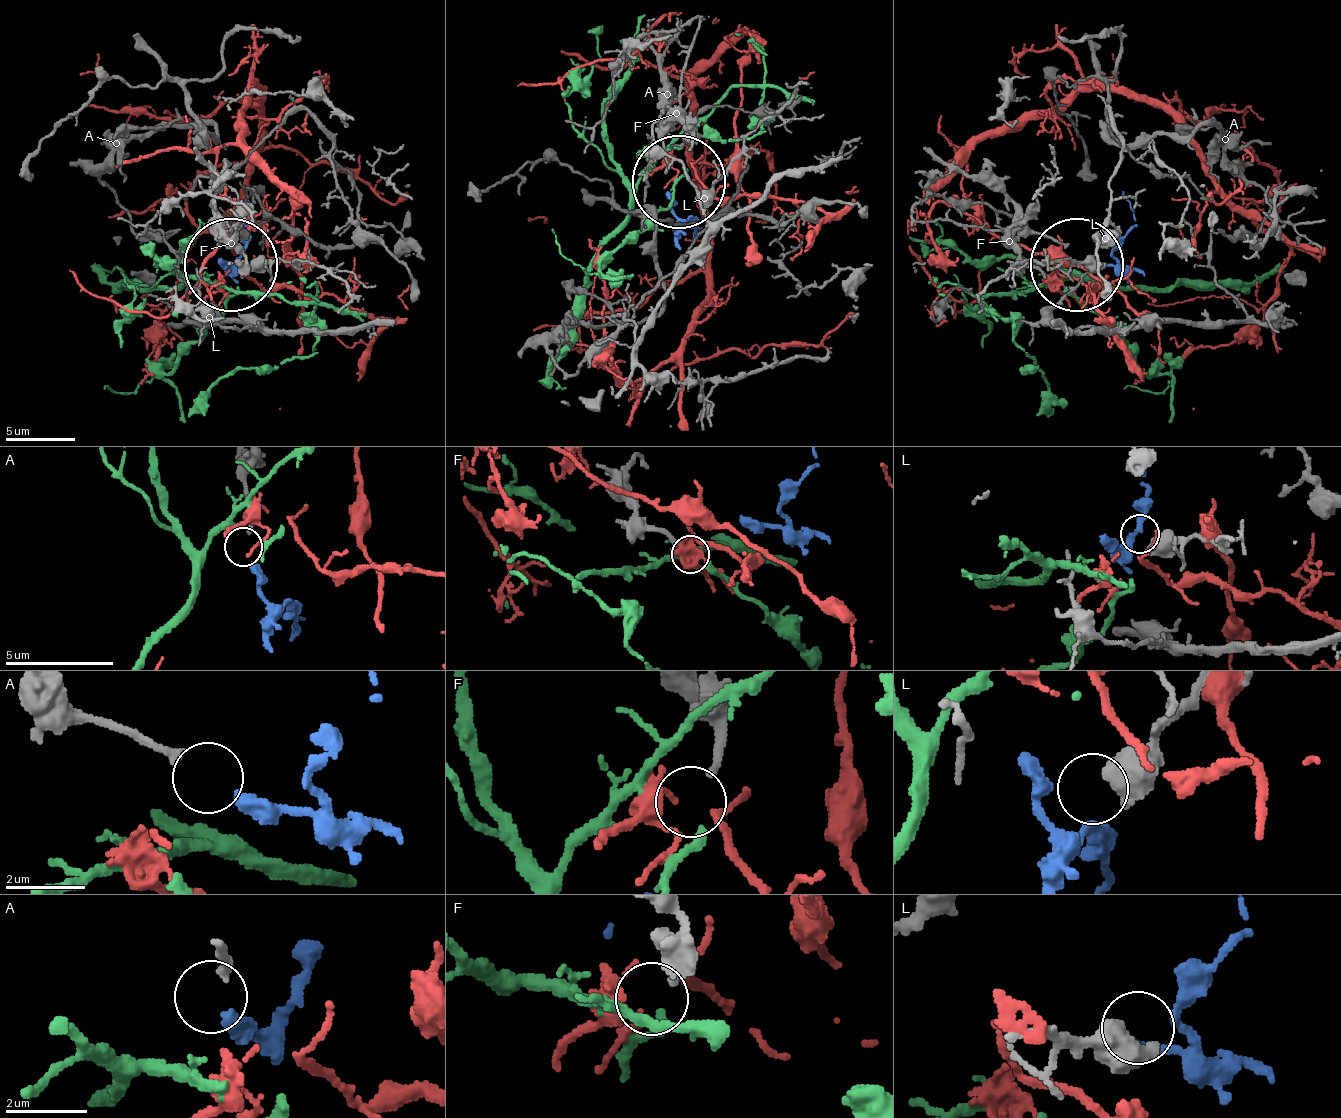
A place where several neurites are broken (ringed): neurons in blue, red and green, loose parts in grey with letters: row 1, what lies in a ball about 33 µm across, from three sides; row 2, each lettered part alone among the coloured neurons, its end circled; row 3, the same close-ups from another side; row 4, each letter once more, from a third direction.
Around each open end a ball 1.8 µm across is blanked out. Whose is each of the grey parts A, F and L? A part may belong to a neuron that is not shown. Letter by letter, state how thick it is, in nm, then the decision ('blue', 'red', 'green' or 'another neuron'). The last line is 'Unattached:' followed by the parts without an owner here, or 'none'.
A: 200 nm thick; blue
F: 220 nm thick; green
L: 700 nm thick; another neuron
Unattached: L

